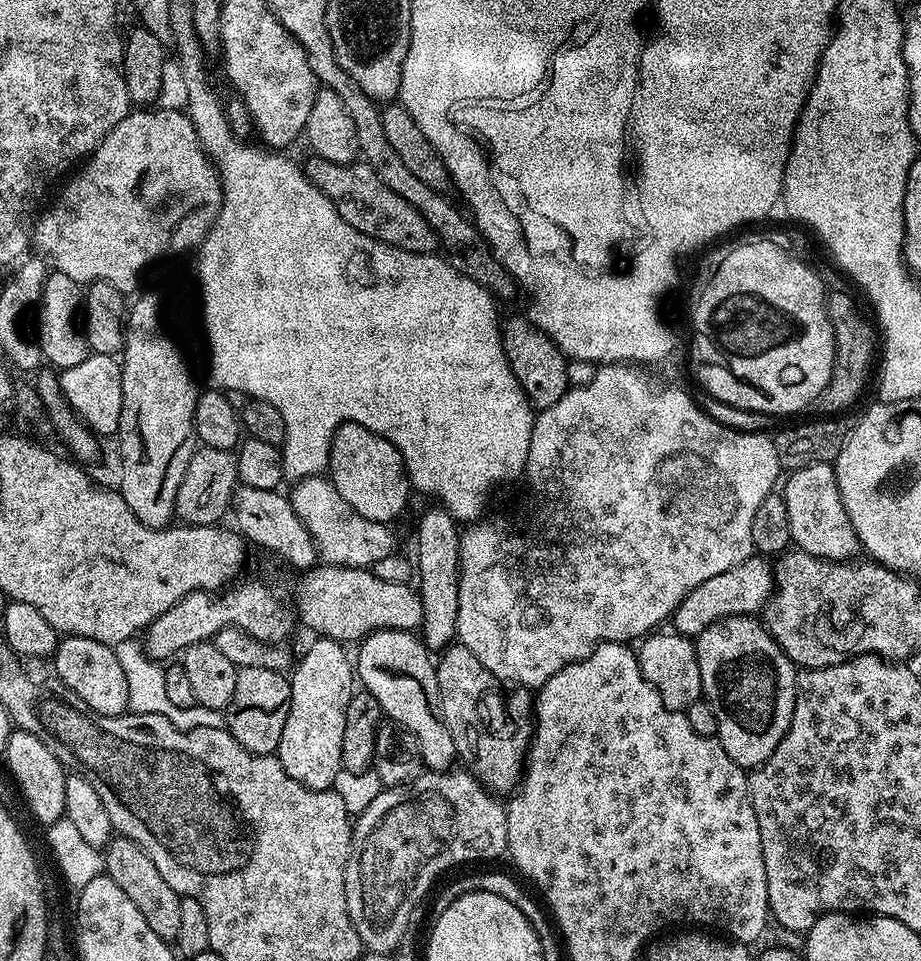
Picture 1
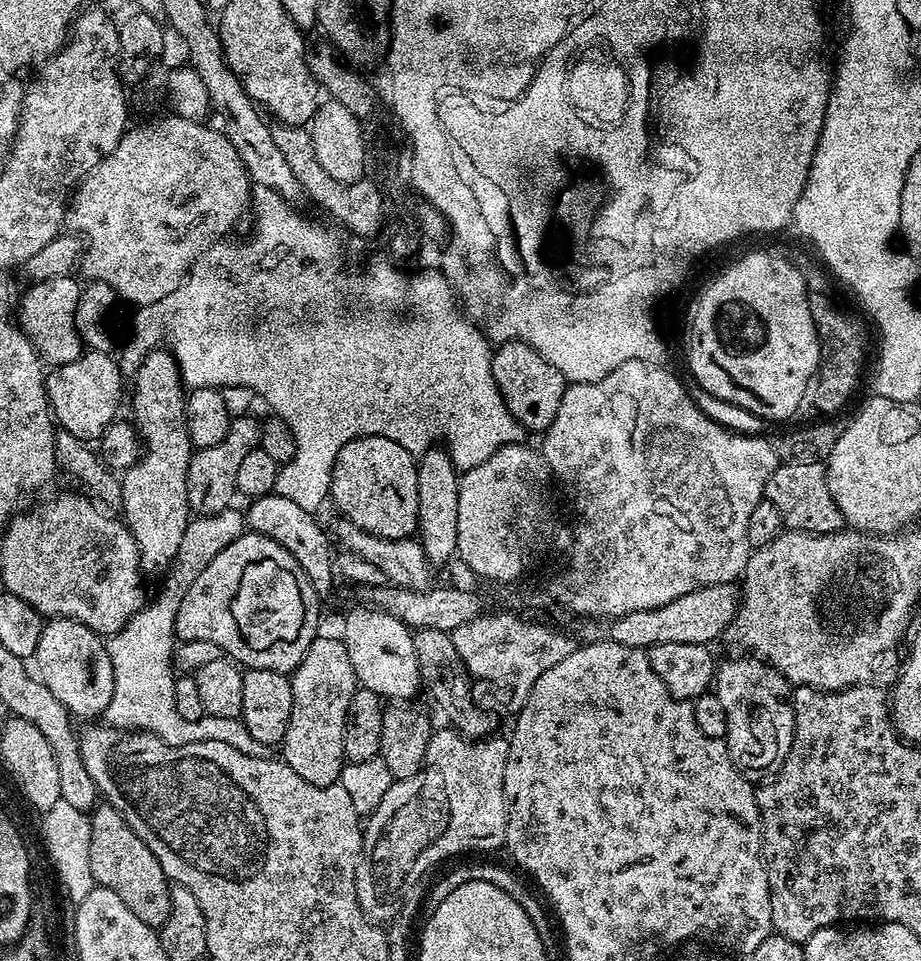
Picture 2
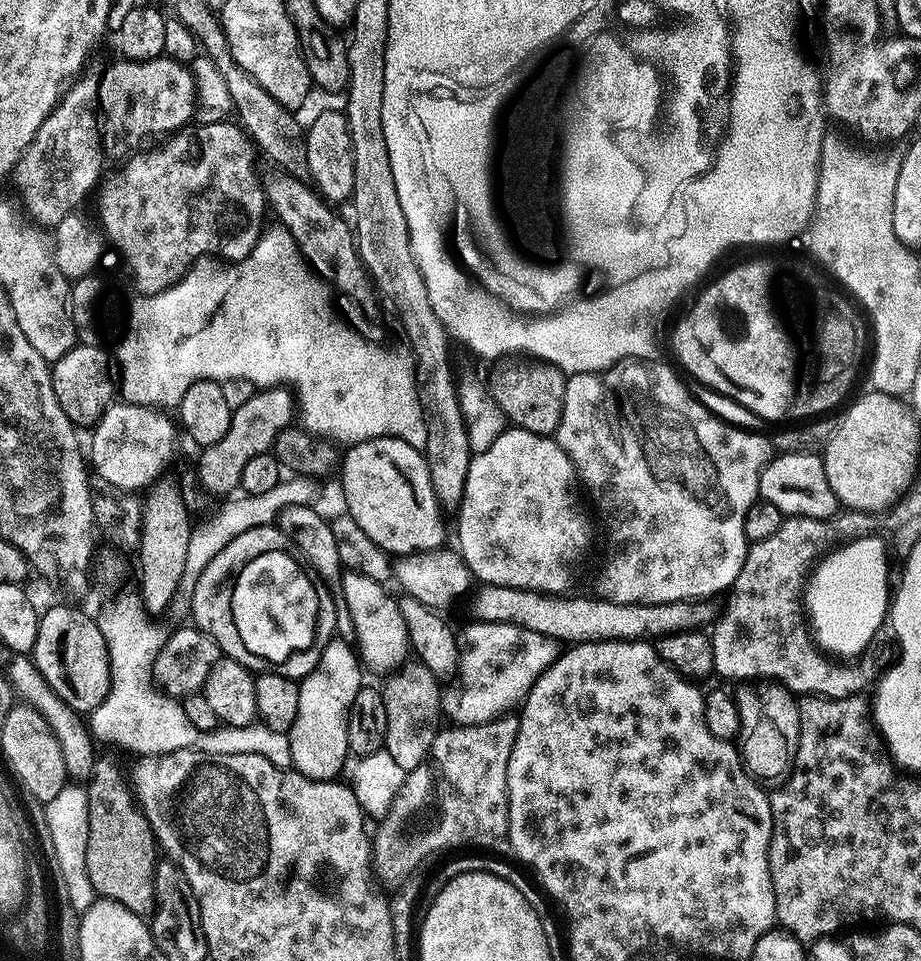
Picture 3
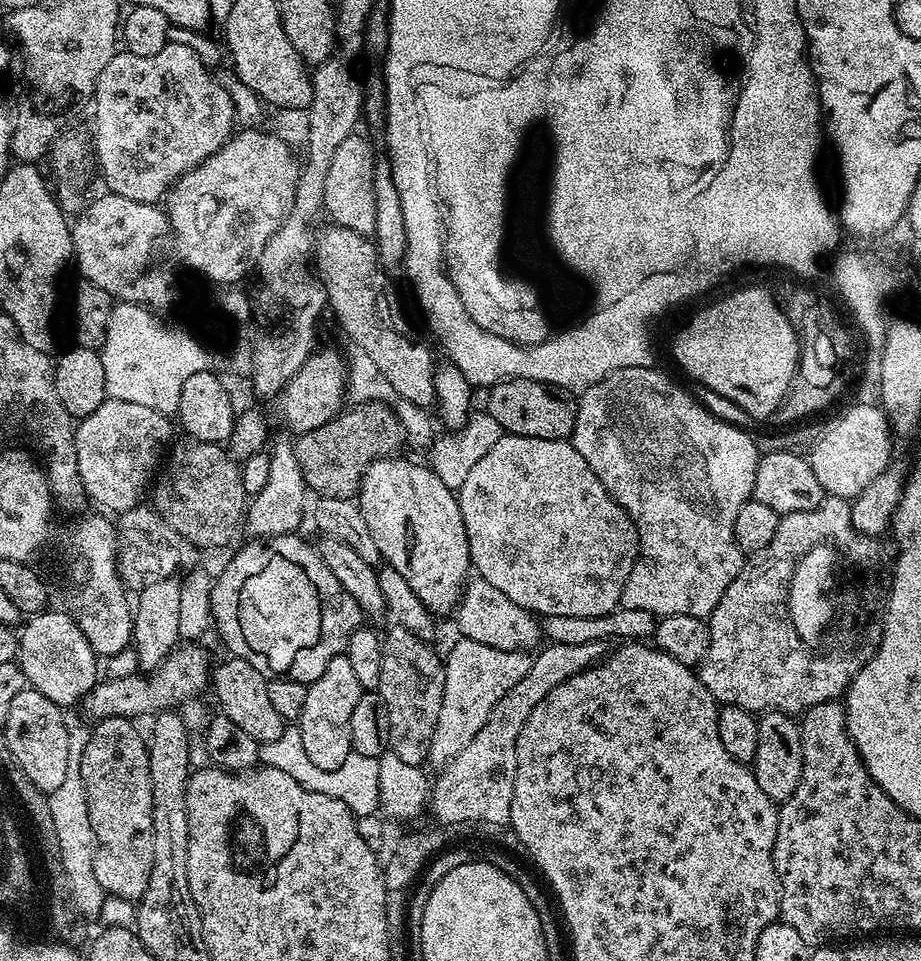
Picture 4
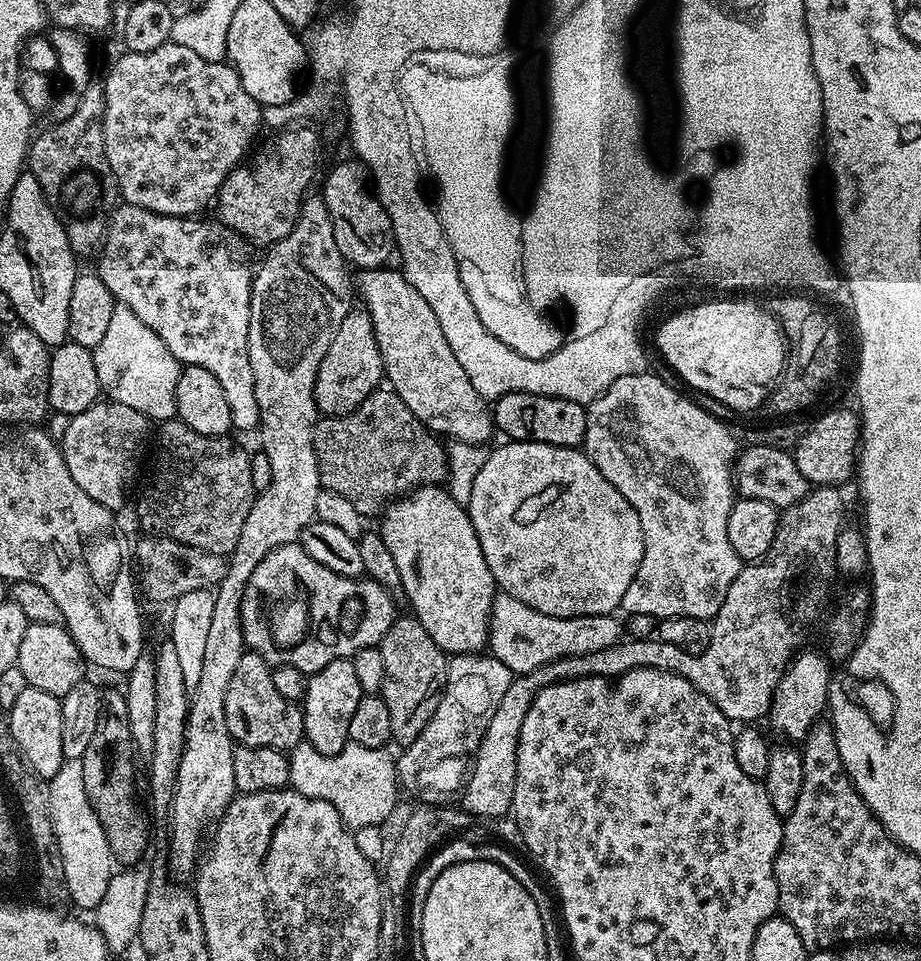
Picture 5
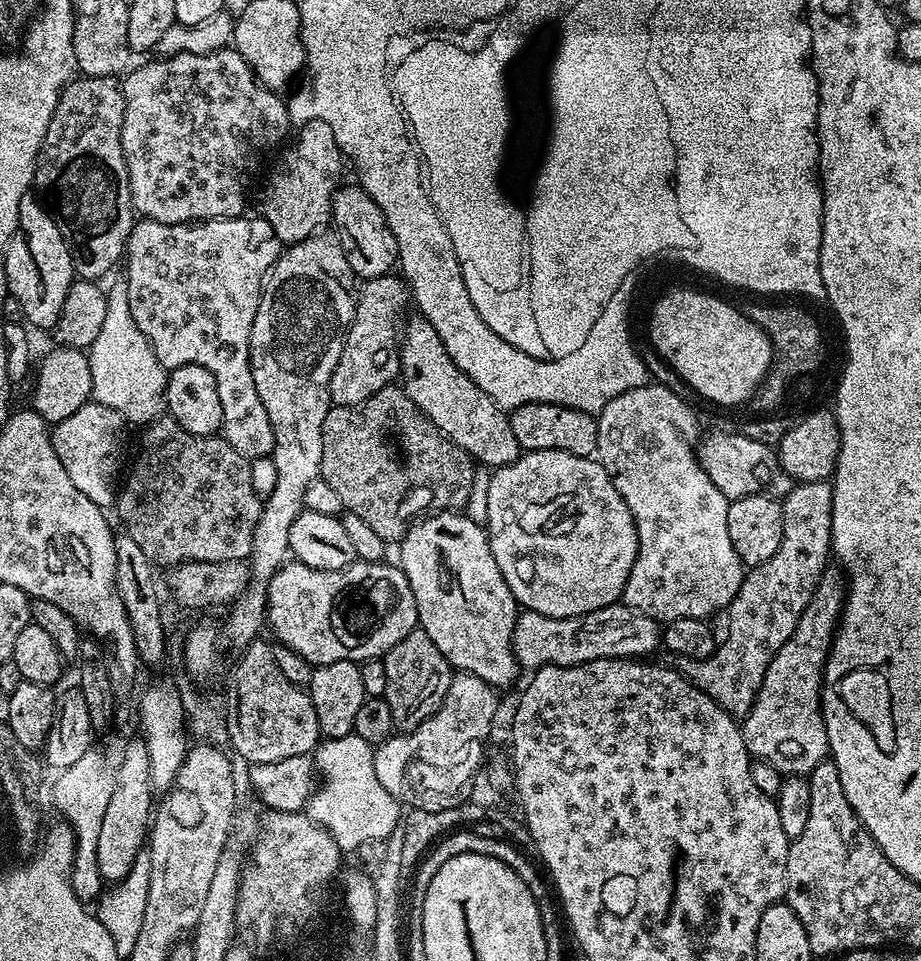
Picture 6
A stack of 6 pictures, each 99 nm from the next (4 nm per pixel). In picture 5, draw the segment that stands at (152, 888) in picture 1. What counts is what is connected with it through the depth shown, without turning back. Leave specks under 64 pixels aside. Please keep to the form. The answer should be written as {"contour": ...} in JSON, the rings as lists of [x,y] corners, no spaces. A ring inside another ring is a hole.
{"contour":[[[118,690],[118,692],[107,692],[105,691],[102,696],[102,712],[103,715],[99,717],[96,725],[94,726],[94,734],[90,737],[90,746],[86,748],[86,752],[80,761],[82,762],[82,782],[86,786],[86,798],[90,798],[90,806],[98,814],[98,822],[102,822],[102,830],[106,832],[106,842],[110,846],[112,851],[113,861],[122,863],[124,866],[132,866],[135,860],[140,860],[144,856],[144,851],[148,848],[148,820],[149,817],[146,815],[144,817],[144,812],[140,809],[140,804],[136,801],[136,759],[138,759],[138,753],[135,748],[132,747],[132,735],[130,734],[130,726],[126,720],[126,702],[124,701],[124,692]]]}

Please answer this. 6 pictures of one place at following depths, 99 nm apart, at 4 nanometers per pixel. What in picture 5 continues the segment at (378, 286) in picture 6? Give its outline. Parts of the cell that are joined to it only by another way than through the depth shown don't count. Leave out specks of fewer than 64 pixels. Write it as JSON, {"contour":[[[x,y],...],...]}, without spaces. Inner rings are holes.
{"contour":[[[363,310],[349,311],[348,316],[342,318],[342,326],[338,326],[334,342],[330,342],[330,350],[326,350],[326,358],[322,358],[322,366],[318,366],[315,395],[317,413],[321,417],[350,414],[368,395],[381,387],[384,379],[382,354],[378,350],[374,326],[368,313]]]}

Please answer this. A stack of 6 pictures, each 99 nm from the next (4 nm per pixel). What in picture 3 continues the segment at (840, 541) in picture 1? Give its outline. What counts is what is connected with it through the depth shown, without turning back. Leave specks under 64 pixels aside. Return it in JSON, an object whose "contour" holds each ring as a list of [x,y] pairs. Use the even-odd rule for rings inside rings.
{"contour":[[[781,452],[773,455],[760,475],[759,499],[778,506],[785,517],[805,516],[827,522],[838,512],[838,501],[826,478],[823,459],[815,452]]]}

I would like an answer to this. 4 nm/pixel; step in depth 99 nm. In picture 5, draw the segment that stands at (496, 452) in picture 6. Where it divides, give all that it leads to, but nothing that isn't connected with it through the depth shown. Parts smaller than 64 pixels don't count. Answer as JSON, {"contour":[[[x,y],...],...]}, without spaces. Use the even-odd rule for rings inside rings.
{"contour":[[[385,266],[383,268],[365,268],[357,271],[354,276],[354,288],[361,300],[363,311],[368,313],[370,322],[374,326],[374,338],[378,342],[378,350],[382,354],[384,363],[384,374],[391,391],[406,402],[410,414],[419,424],[423,424],[429,432],[437,437],[445,438],[455,442],[487,445],[486,442],[494,433],[494,421],[489,405],[483,396],[470,386],[470,378],[466,378],[466,370],[458,366],[458,358],[454,358],[454,350],[450,350],[450,342],[446,342],[446,334],[442,334],[442,325],[430,310],[426,298],[410,286],[408,279],[404,277],[403,271],[395,267]]]}

